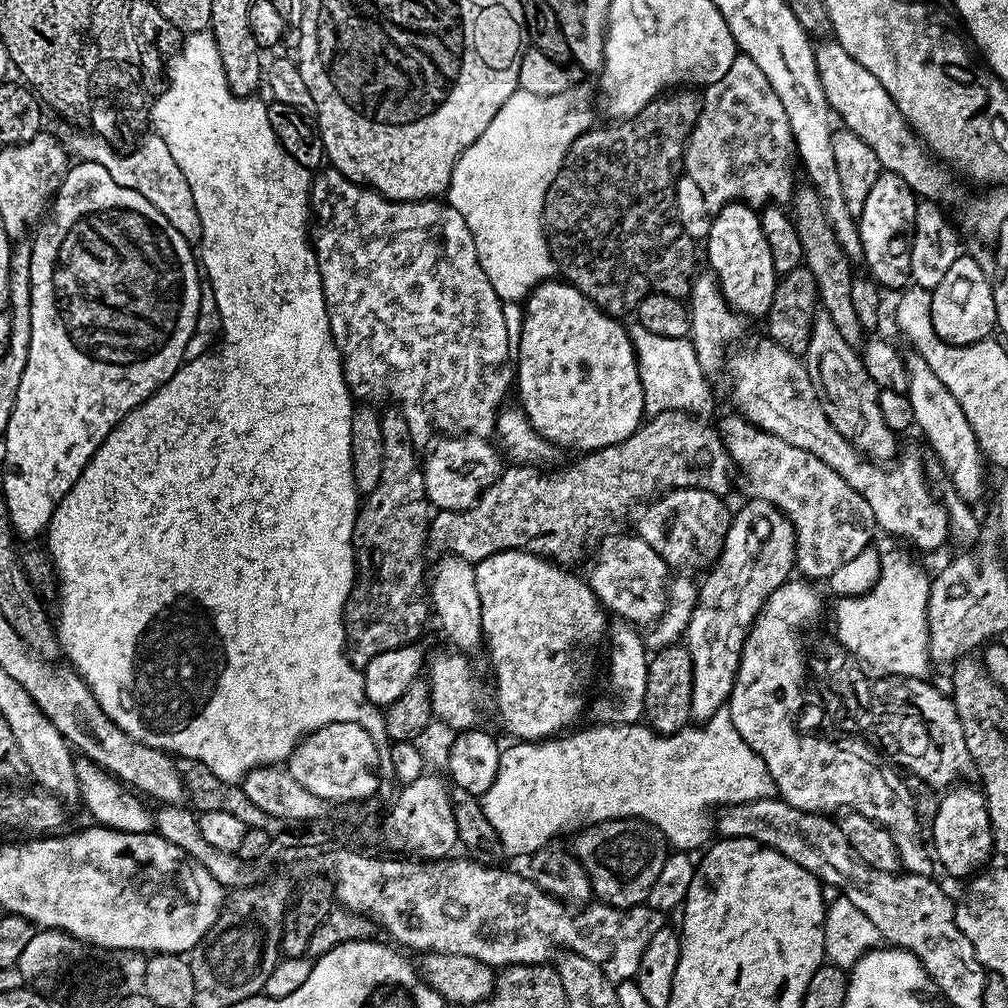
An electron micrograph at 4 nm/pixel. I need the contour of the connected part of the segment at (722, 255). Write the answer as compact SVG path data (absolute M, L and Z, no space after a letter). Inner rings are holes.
M743 202L724 205L712 216L712 225L706 237L707 244L707 267L716 275L728 305L745 318L767 317L778 274L770 259L770 242L766 242L766 234L762 234L757 209Z

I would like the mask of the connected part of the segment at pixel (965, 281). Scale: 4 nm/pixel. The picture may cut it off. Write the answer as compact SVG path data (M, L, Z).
M962 254L950 266L946 278L931 289L930 322L932 328L947 344L973 344L987 340L997 331L996 307L992 282L985 265L970 254Z

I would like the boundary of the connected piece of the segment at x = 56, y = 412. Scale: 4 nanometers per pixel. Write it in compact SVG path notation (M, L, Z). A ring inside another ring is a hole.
M89 160L73 163L60 184L50 205L46 219L35 229L36 240L31 241L32 261L30 262L30 282L32 283L32 305L30 306L30 358L26 358L26 370L22 370L22 382L18 382L18 394L14 402L14 414L10 414L10 426L2 437L4 443L4 496L2 502L8 507L8 519L15 535L36 536L47 529L56 507L66 498L66 494L78 482L82 470L94 458L94 454L110 433L139 404L146 402L167 382L180 365L185 363L184 351L190 334L194 334L194 322L198 318L198 298L202 283L202 272L194 255L193 245L142 194L126 186L118 186L106 170L106 166Z

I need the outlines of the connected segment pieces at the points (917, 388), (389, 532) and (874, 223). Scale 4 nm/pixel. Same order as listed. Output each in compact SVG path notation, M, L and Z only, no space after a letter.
M912 354L912 357L910 355L907 357L906 380L907 376L908 388L906 387L906 395L910 406L914 406L915 427L917 429L921 428L921 430L924 431L925 436L932 446L933 452L937 456L935 456L935 459L938 461L943 475L945 477L948 475L947 483L963 500L976 502L976 499L984 492L985 461L982 459L980 444L976 441L976 435L970 426L970 422L966 418L966 414L962 410L962 406L958 406L958 402L952 397L950 390L946 390L946 386L942 386L938 374L934 374L934 370L928 365L926 358L919 354Z
M388 406L380 412L380 425L382 426L382 474L378 477L378 486L374 486L372 492L363 497L356 513L354 522L354 534L352 535L352 548L356 551L356 581L352 583L352 592L348 596L348 601L344 607L344 652L348 655L349 662L358 669L363 670L372 658L388 651L391 648L404 647L407 644L415 644L424 632L424 623L430 620L430 596L426 591L426 564L424 568L424 558L422 550L425 551L428 540L428 528L430 521L430 505L426 494L426 482L424 481L424 470L421 457L416 457L417 445L412 442L410 428L406 426L406 418L400 412L399 407Z
M881 171L866 198L866 206L862 206L862 214L858 217L864 247L862 260L868 263L867 275L881 289L903 290L909 287L912 271L908 252L912 248L912 229L916 227L917 203L916 193L910 190L910 186L906 186L906 182L902 182L902 178L898 178L898 174Z

